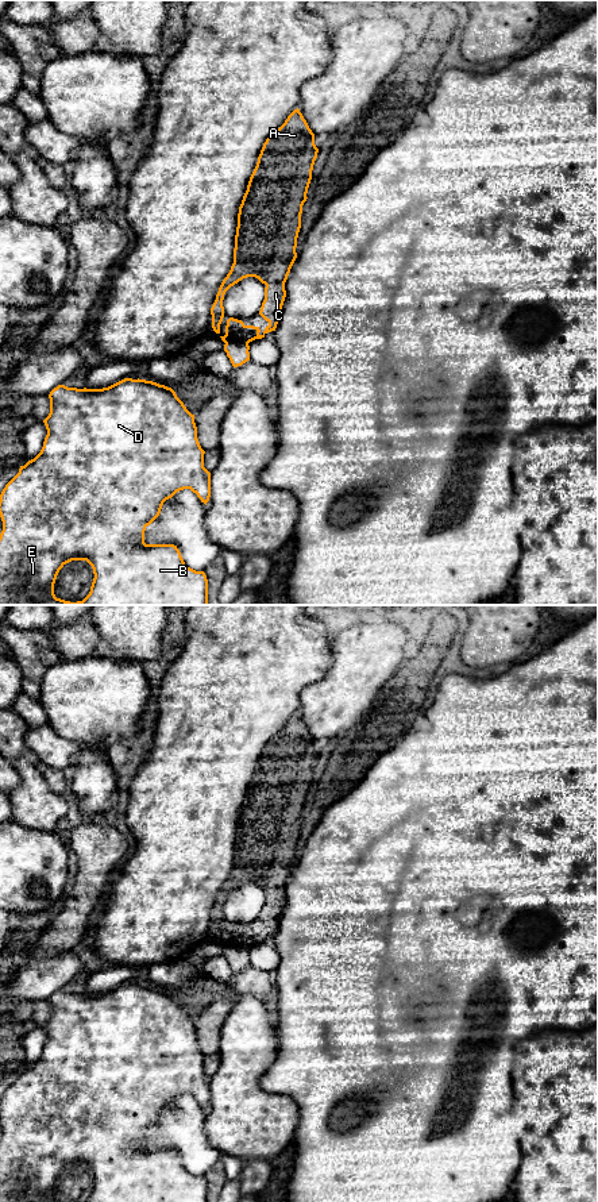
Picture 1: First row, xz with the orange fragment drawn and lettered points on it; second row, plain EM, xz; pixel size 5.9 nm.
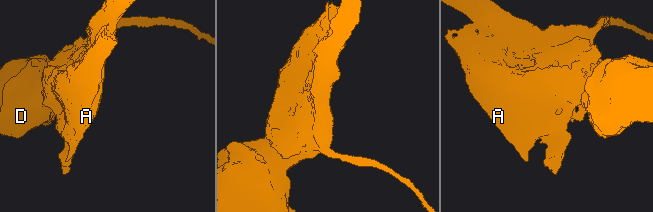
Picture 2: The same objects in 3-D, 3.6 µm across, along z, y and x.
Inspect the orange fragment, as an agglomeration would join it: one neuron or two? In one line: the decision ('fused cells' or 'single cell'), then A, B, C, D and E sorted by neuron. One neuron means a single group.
fused cells; A C / B D E

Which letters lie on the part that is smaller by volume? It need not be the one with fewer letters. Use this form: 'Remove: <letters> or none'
Remove: A, C

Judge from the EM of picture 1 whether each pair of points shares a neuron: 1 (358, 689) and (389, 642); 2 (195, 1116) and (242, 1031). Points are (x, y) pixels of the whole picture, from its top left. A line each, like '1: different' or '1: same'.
1: same
2: different

